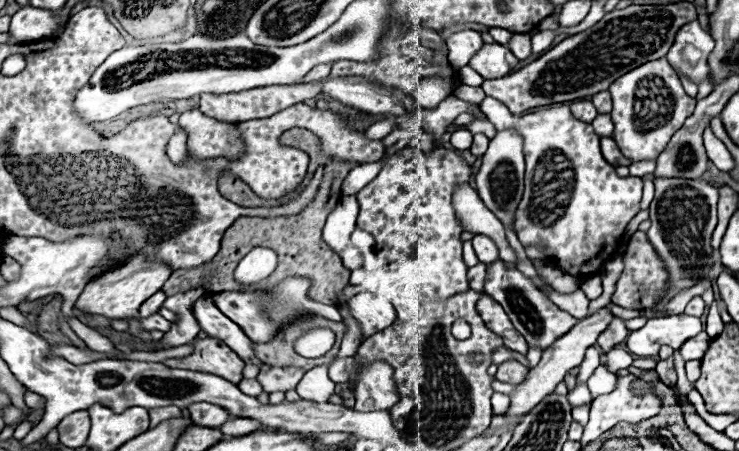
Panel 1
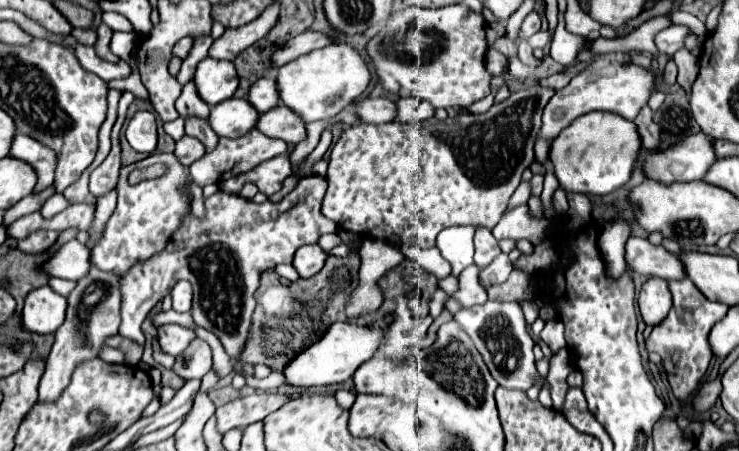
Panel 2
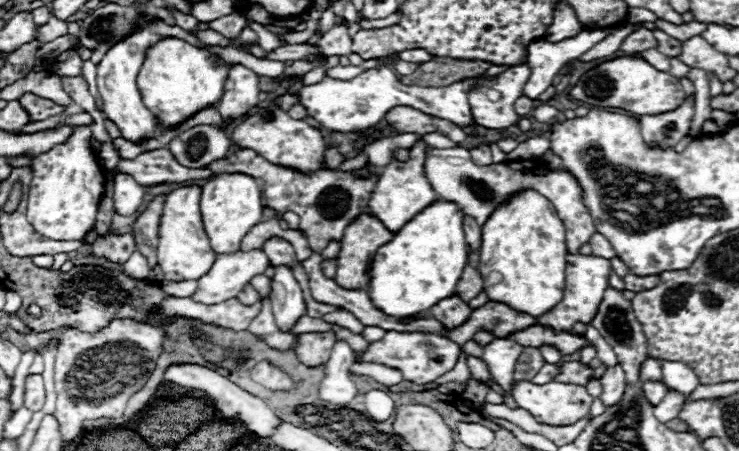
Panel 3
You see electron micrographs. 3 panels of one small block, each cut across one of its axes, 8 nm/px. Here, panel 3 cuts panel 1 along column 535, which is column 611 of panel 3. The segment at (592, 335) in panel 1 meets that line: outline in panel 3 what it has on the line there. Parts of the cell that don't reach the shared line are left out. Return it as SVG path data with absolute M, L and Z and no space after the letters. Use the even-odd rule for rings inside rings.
M610 366L604 376L600 378L600 384L602 384L602 404L604 406L612 406L612 404L618 404L620 398L624 396L624 390L626 390L626 380L624 380L624 370L620 366Z

